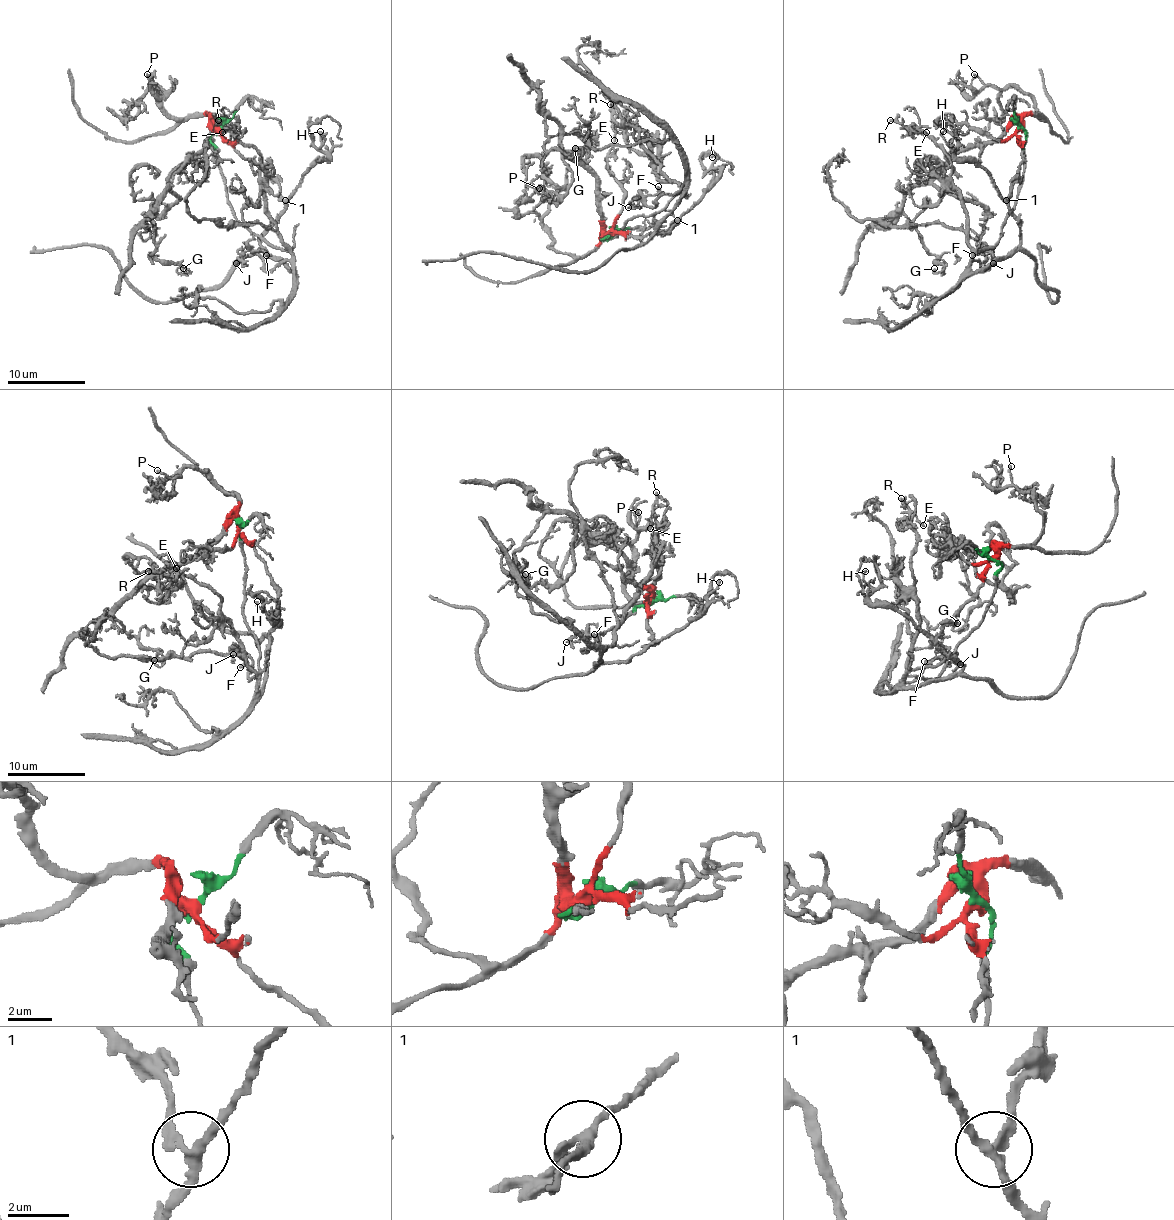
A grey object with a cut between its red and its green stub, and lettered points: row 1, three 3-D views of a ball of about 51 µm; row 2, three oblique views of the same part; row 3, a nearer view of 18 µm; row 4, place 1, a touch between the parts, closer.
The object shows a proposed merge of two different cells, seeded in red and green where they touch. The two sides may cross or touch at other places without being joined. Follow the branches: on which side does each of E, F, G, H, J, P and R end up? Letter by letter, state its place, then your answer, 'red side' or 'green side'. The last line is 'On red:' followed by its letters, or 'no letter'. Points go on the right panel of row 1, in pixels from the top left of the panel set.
E: place (926, 132); green side
F: place (972, 255); green side
G: place (934, 268); red side
H: place (943, 131); green side
J: place (993, 263); green side
P: place (974, 74); red side
R: place (890, 120); green side
On red: G, P

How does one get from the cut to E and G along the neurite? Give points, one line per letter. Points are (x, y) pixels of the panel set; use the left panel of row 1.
E: (219, 129), (210, 143), (229, 207), (272, 246), (288, 250), (266, 209), (261, 154), (221, 127), (221, 133)
G: (219, 129), (214, 121), (204, 147), (171, 176), (153, 215), (153, 254), (182, 268)

